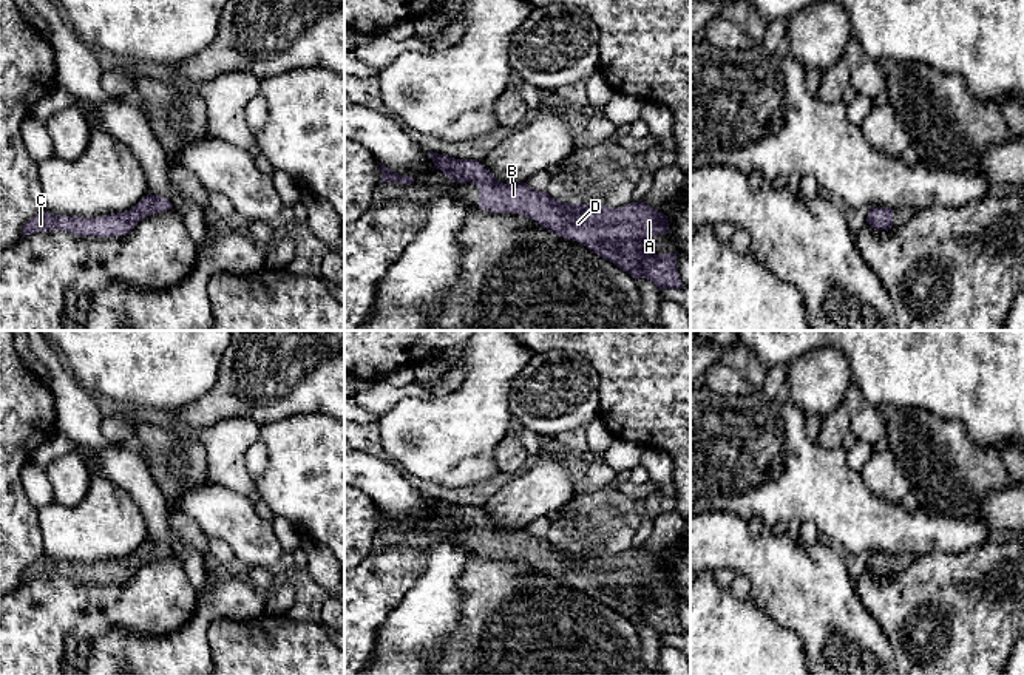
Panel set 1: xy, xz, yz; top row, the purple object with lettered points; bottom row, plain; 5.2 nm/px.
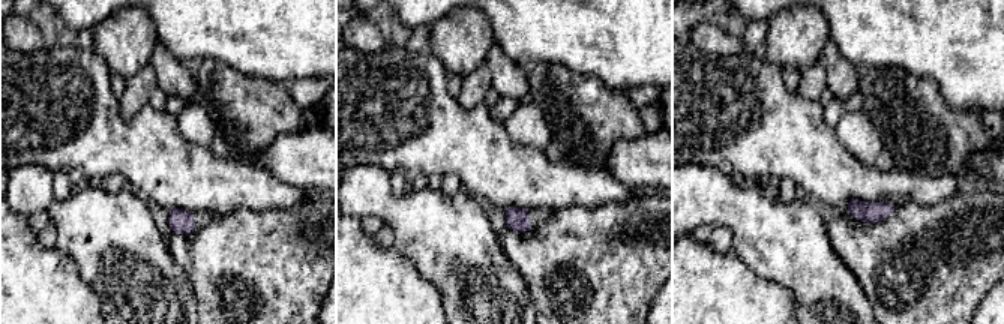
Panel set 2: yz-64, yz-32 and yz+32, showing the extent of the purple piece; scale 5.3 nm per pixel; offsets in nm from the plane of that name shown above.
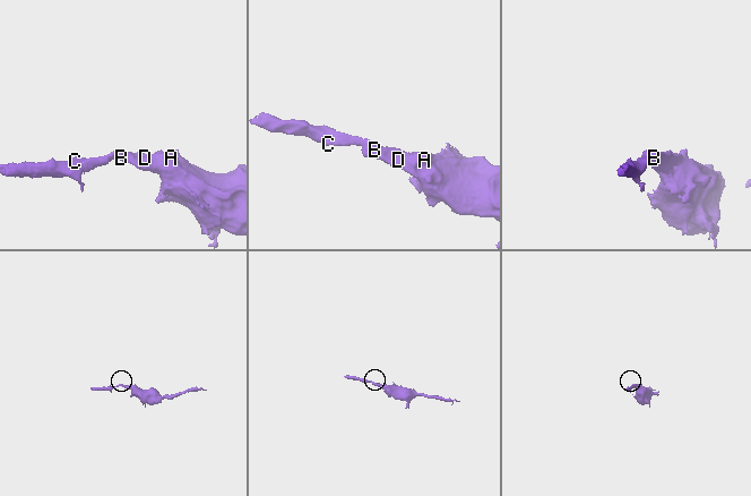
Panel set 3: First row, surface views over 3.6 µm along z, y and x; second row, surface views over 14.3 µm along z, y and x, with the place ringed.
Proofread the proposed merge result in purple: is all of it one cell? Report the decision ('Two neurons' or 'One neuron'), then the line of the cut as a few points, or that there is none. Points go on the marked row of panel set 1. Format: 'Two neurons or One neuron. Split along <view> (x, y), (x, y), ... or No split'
One neuron. No split

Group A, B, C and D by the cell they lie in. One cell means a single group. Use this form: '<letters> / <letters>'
A B C D

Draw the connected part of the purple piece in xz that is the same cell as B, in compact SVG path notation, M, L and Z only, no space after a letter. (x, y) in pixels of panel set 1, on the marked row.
M428 151L434 168L446 178L479 187L479 204L491 213L519 213L548 232L584 244L629 275L647 278L659 290L683 289L675 253L649 253L643 243L669 233L664 213L646 202L630 202L618 209L607 205L567 204L537 192L527 182L504 184L474 159L456 159Z

